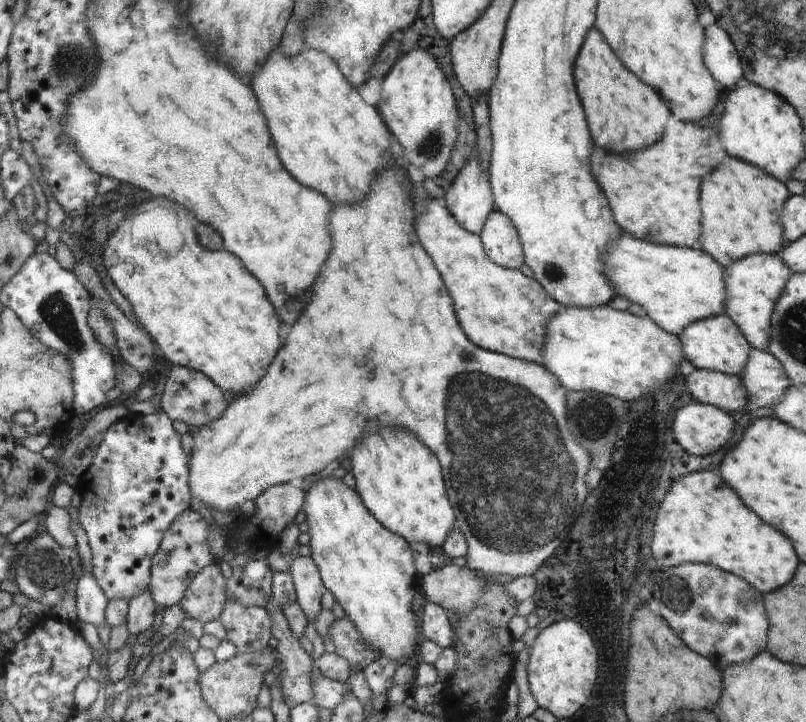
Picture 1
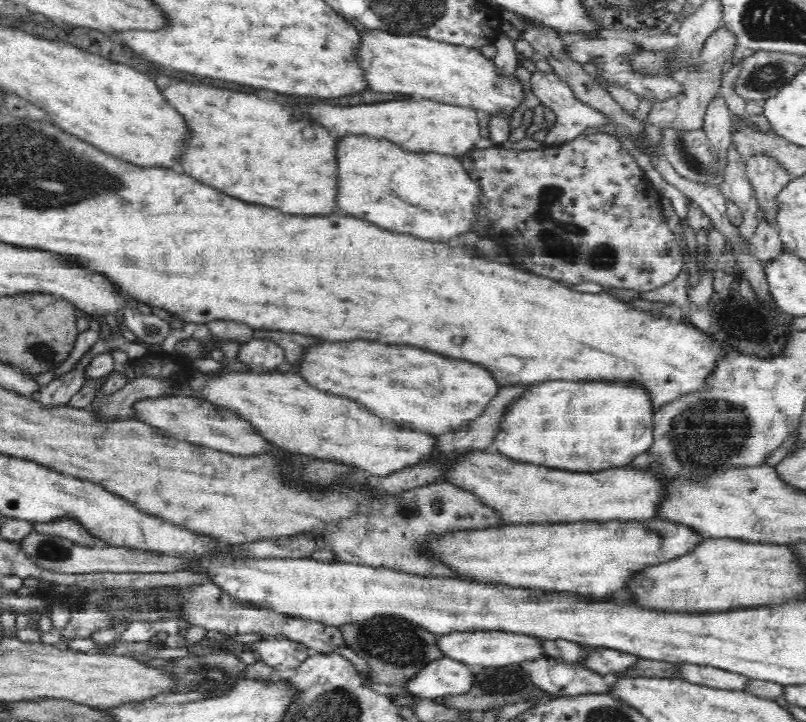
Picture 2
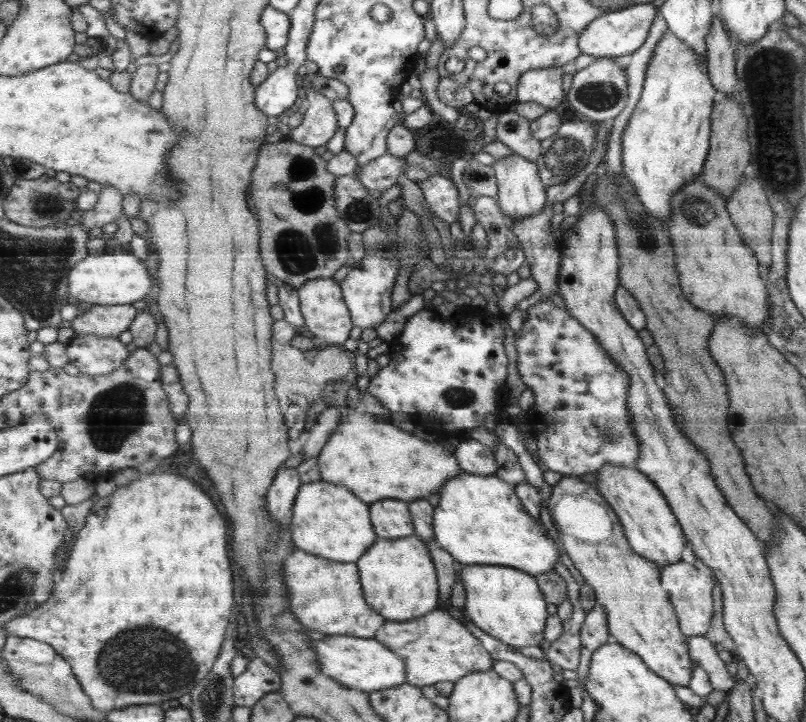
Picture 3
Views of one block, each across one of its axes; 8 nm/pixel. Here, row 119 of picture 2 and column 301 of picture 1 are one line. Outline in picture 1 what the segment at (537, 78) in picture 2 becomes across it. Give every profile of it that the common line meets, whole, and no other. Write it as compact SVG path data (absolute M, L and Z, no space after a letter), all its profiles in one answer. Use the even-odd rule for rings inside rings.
M301 554L290 561L290 572L296 591L297 601L306 614L307 620L315 622L322 611L320 598L326 590L320 570L310 554Z

